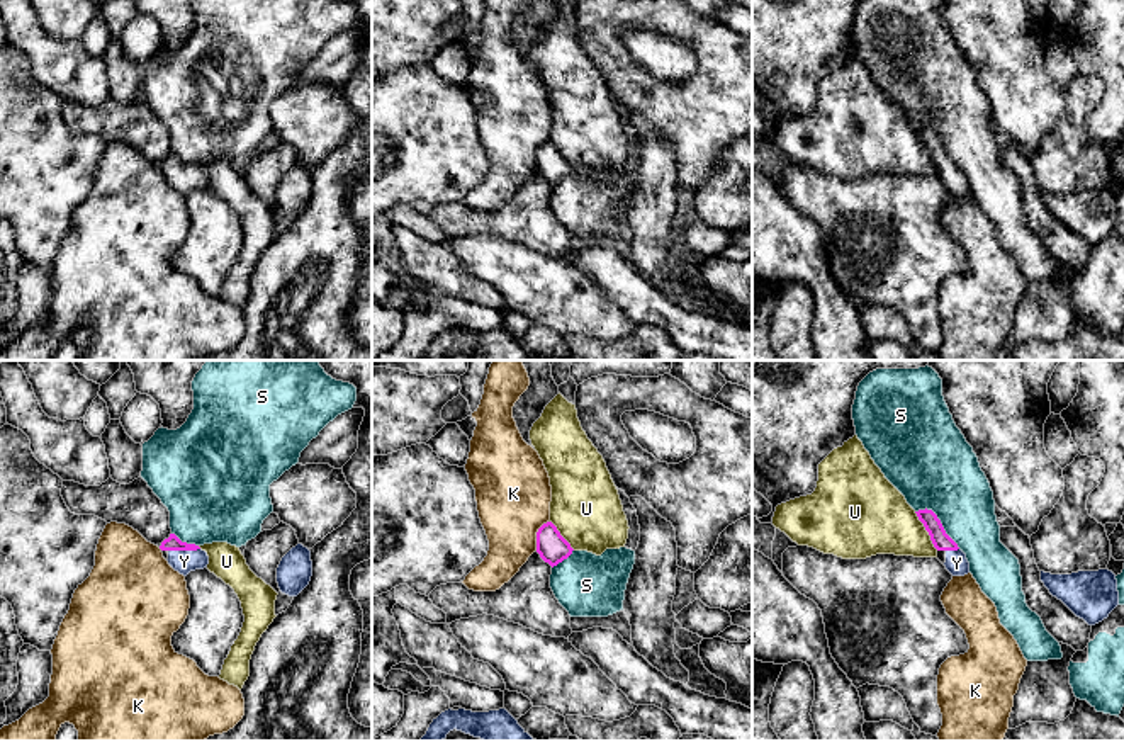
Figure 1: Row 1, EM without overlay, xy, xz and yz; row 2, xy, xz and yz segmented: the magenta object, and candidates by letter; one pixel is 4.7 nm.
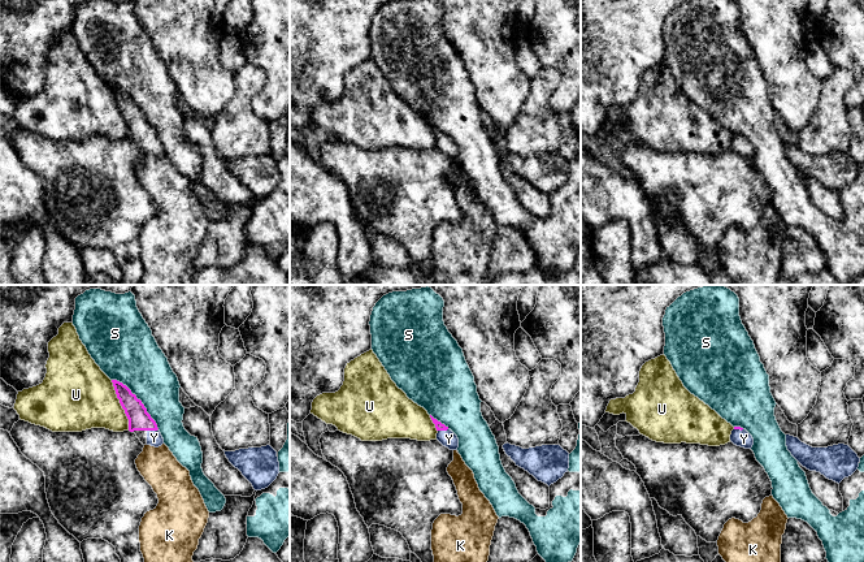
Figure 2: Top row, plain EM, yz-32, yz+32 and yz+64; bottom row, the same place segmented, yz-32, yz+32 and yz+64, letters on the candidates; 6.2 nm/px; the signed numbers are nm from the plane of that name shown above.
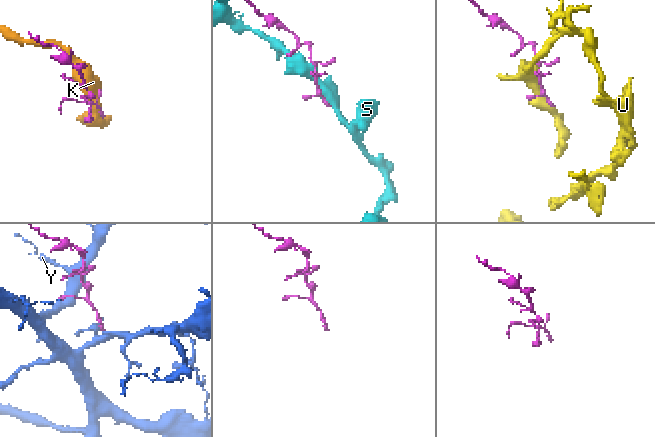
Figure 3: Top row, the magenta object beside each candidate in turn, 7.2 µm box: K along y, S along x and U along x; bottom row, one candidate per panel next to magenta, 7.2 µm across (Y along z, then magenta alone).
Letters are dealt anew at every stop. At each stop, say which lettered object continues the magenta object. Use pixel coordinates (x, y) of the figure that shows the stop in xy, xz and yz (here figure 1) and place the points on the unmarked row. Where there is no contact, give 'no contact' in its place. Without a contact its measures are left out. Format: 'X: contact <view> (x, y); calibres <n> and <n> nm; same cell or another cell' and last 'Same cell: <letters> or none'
K: contact xz (537, 153); calibres 140 and 360 nm; another cell
S: contact yz (939, 141); calibres 90 and 380 nm; another cell
U: contact yz (926, 148); calibres 90 and 340 nm; another cell
Y: contact xy (184, 169); calibres 70 and 110 nm; same cell
Same cell: Y

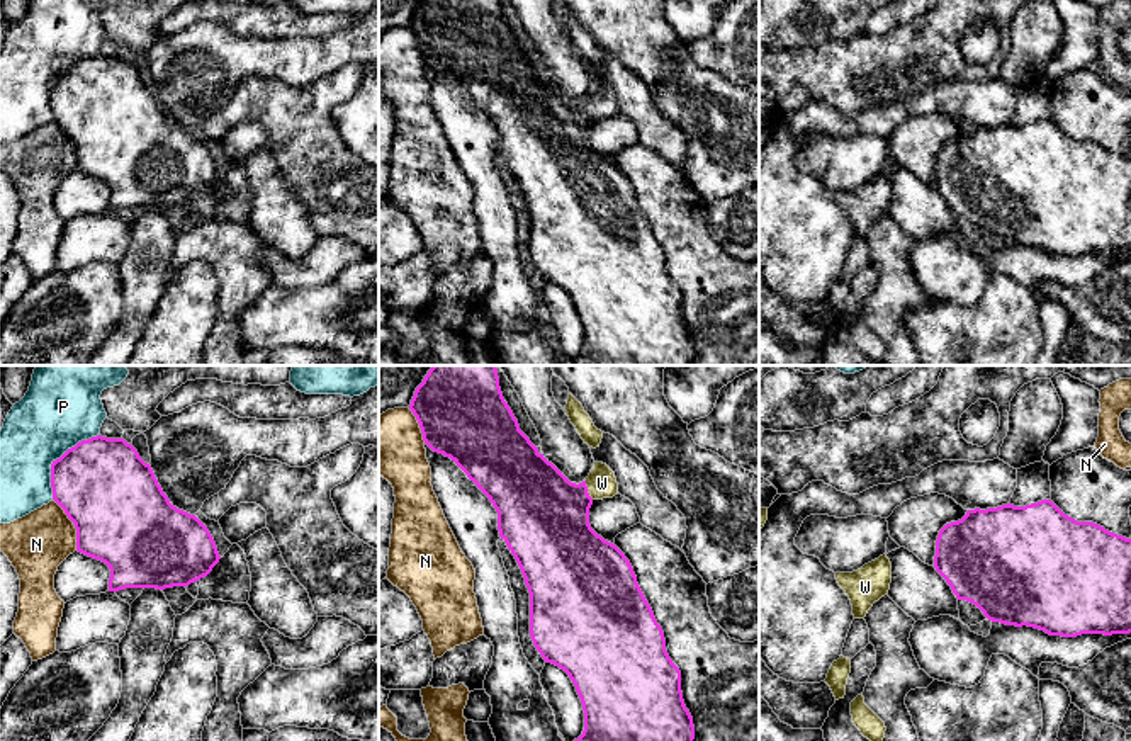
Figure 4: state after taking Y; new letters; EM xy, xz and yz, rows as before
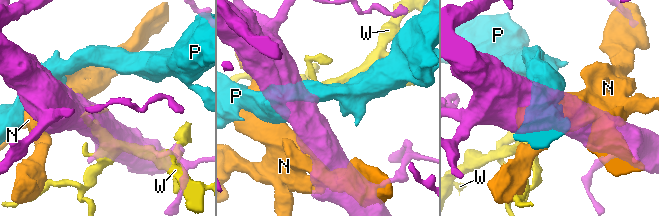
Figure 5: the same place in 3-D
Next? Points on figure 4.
N: contact xy (73, 141); calibres 460 and 300 nm; another cell
P: contact xy (60, 77); calibres 440 and 340 nm; another cell
W: contact xz (586, 109); calibres 420 and 140 nm; same cell
Same cell: W

